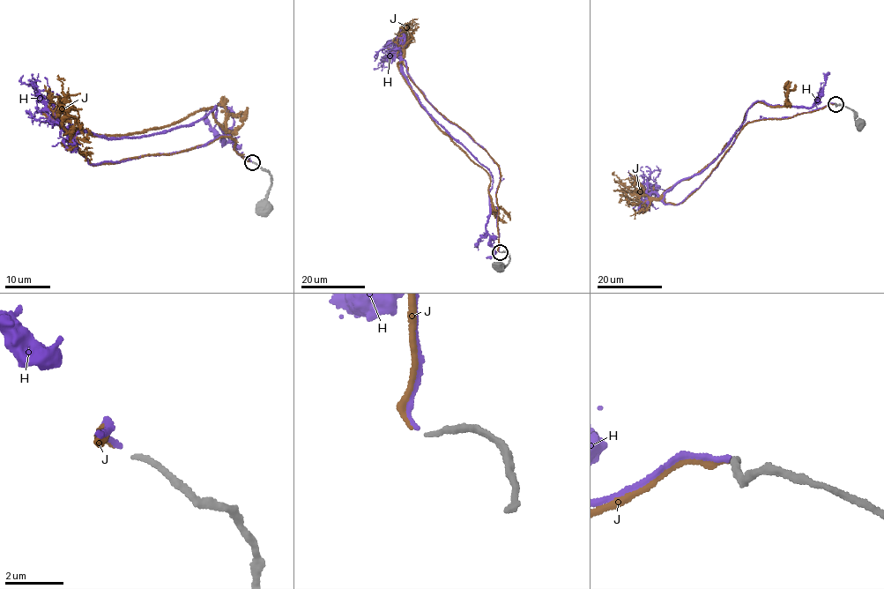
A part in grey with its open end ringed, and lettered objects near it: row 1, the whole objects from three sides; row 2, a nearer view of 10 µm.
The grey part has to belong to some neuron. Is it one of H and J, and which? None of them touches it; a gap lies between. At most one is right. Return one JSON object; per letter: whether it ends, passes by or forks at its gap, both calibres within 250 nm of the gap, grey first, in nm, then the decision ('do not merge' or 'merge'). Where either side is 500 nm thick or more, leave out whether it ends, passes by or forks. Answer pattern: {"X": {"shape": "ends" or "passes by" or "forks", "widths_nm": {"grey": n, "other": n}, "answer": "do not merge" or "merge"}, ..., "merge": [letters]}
{"H": {"shape": "ends", "widths_nm": {"grey": 170, "other": 150}, "answer": "do not merge"}, "J": {"shape": "ends", "widths_nm": {"grey": 170, "other": 170}, "answer": "do not merge"}, "merge": []}

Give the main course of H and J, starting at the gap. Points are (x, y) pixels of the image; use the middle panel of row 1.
H: (499, 251), (499, 166), (425, 97), (403, 60), (421, 106), (492, 175), (485, 231), (495, 252), (486, 257)
J: (499, 251), (499, 165), (426, 98), (399, 62), (433, 122), (489, 176), (492, 206), (510, 219)

